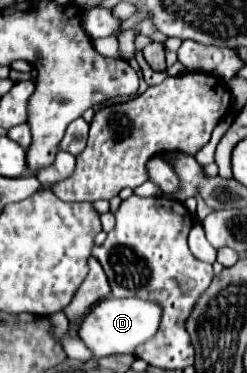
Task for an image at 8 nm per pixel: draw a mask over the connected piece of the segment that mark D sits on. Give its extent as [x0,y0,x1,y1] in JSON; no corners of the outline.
[79,297,163,357]

